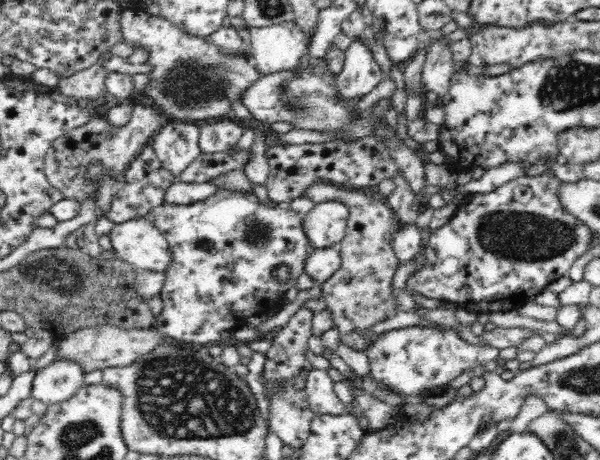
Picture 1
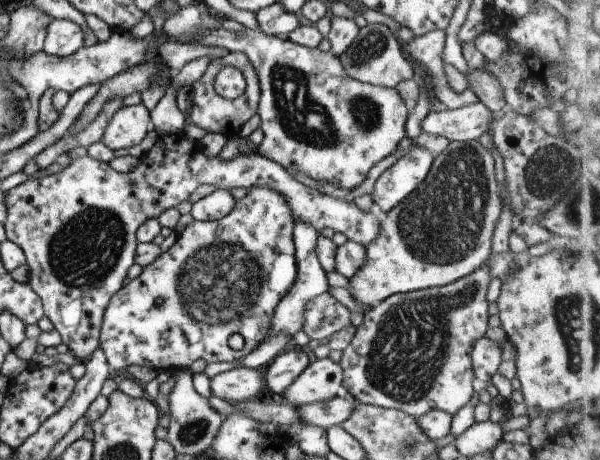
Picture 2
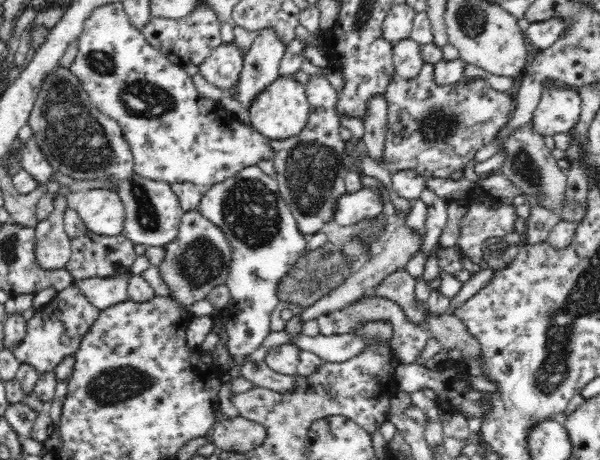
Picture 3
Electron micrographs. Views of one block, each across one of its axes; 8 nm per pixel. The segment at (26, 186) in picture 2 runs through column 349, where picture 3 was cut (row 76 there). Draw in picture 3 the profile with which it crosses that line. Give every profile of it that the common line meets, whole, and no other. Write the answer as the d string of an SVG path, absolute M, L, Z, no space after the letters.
M222 42L199 64L199 74L210 84L227 92L238 80L243 67L243 56L235 43Z

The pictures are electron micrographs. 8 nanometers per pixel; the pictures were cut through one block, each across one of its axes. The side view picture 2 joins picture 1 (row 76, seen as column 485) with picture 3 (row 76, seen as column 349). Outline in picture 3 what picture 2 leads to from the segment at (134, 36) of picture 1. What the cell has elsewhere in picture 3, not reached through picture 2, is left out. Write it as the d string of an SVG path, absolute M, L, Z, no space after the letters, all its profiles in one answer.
M279 75L274 82L268 84L266 90L262 90L254 99L248 110L248 120L261 135L268 139L286 140L292 136L298 136L311 114L305 85L296 81L292 76Z

